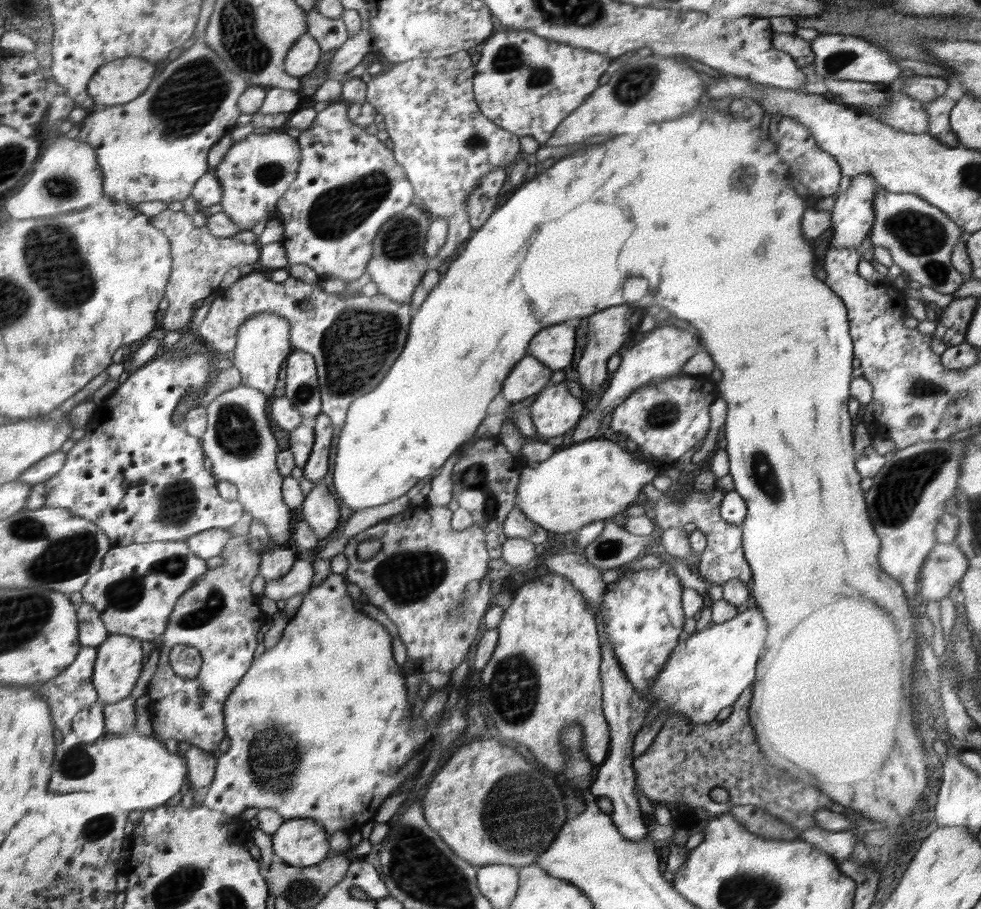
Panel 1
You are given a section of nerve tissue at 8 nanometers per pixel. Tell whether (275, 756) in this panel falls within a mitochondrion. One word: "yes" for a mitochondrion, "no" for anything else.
yes

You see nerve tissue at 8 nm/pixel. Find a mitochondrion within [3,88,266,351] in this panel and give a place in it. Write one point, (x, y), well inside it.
(61, 188)

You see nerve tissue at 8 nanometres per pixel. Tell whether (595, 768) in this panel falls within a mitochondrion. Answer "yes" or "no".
no

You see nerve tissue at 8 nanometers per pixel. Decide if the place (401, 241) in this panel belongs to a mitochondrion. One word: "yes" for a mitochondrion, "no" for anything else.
yes

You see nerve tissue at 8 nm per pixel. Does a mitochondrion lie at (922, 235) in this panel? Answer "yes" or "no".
yes

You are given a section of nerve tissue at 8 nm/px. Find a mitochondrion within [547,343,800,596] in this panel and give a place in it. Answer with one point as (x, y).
(763, 472)

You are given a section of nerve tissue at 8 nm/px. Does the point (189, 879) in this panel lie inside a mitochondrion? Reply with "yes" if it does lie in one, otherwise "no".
yes

